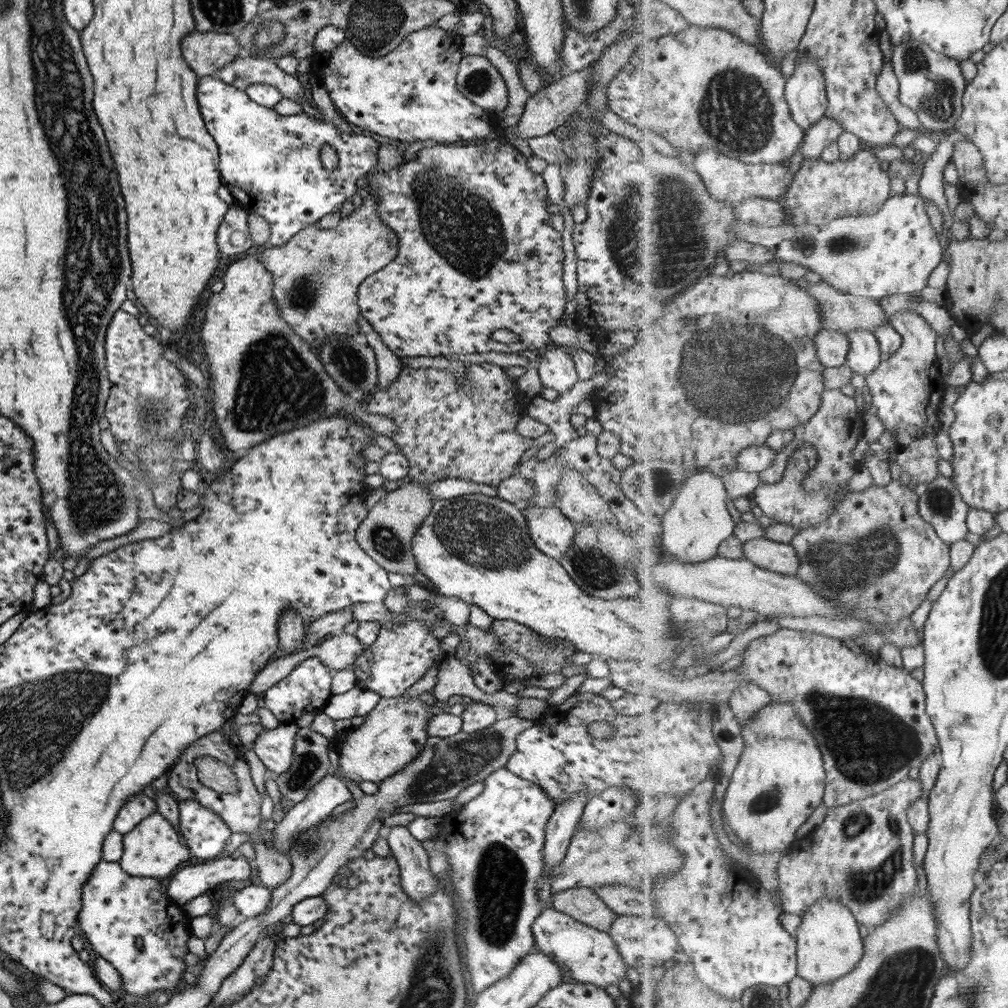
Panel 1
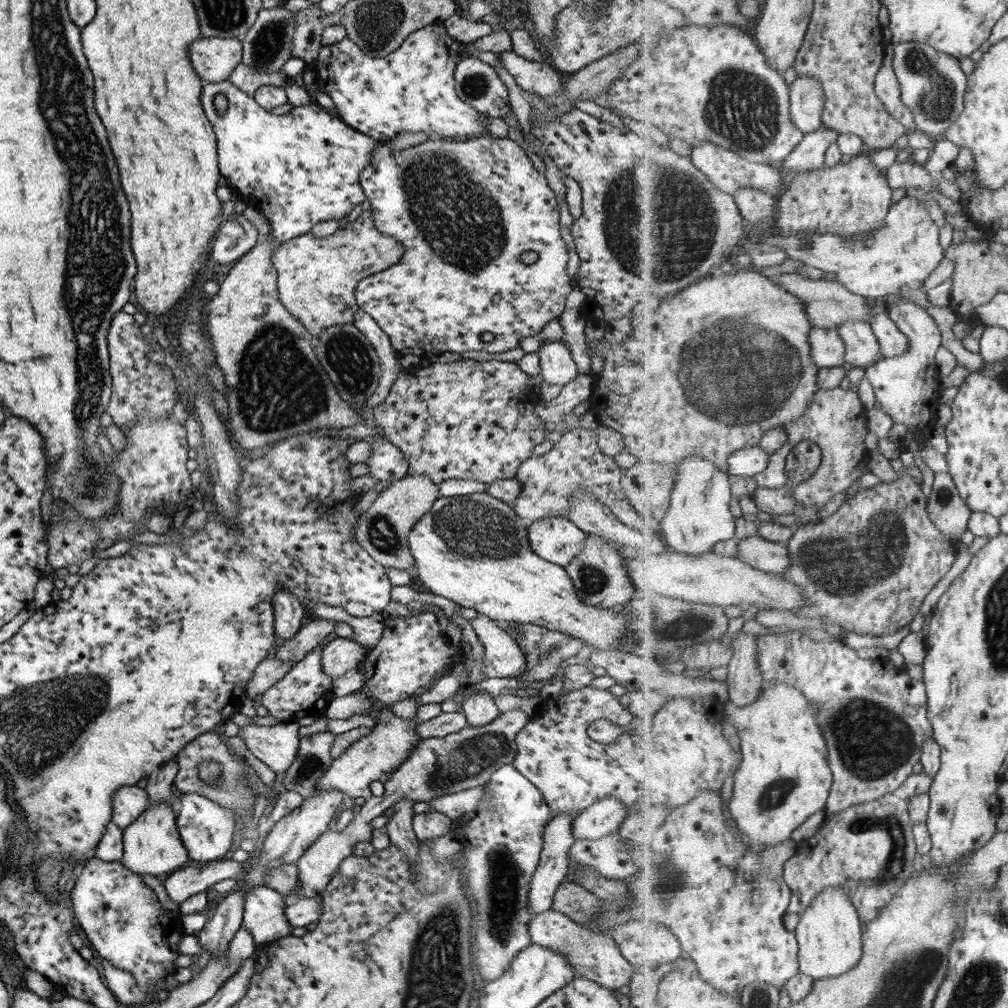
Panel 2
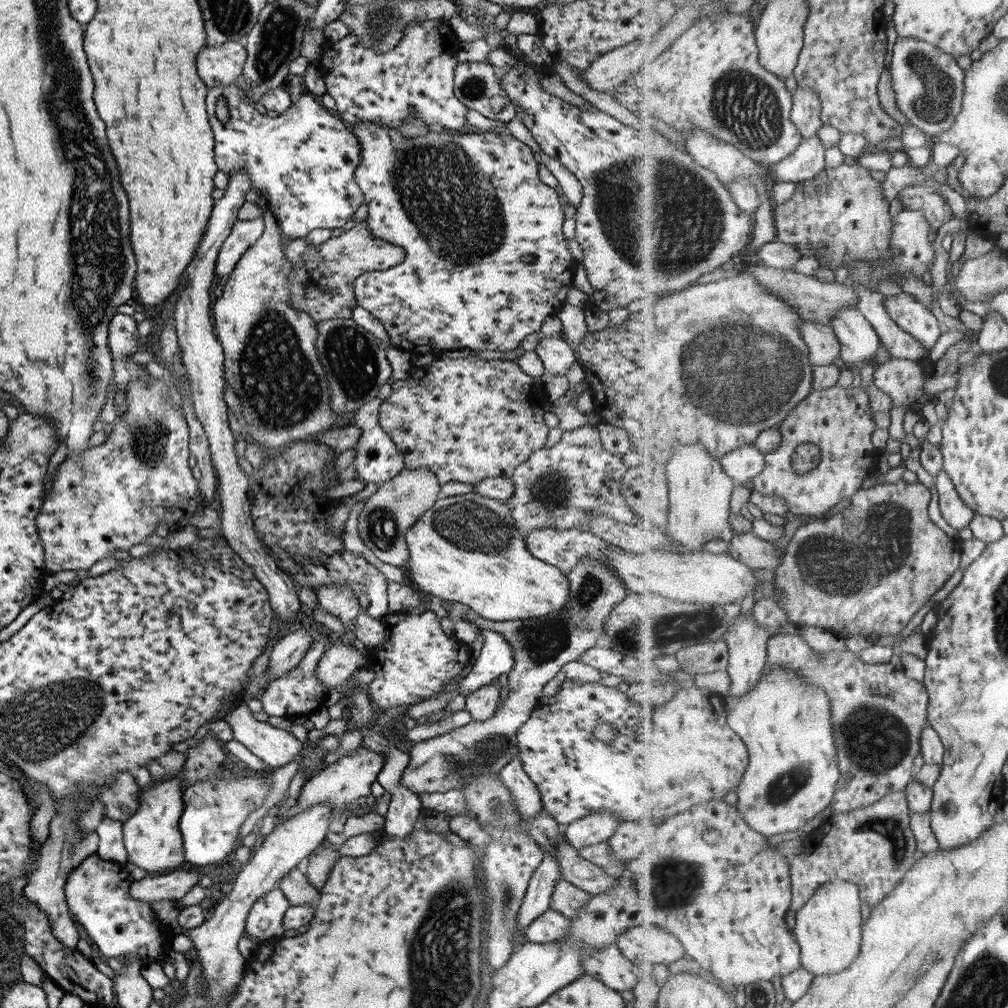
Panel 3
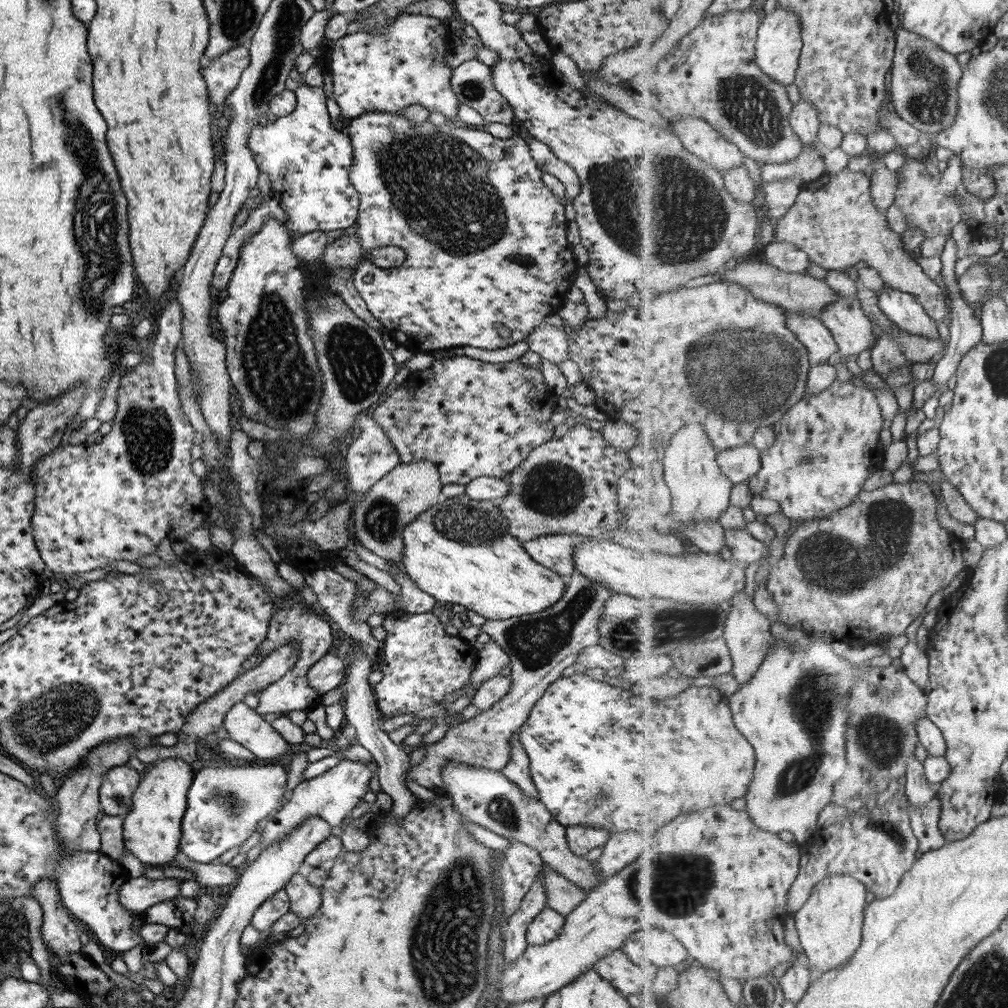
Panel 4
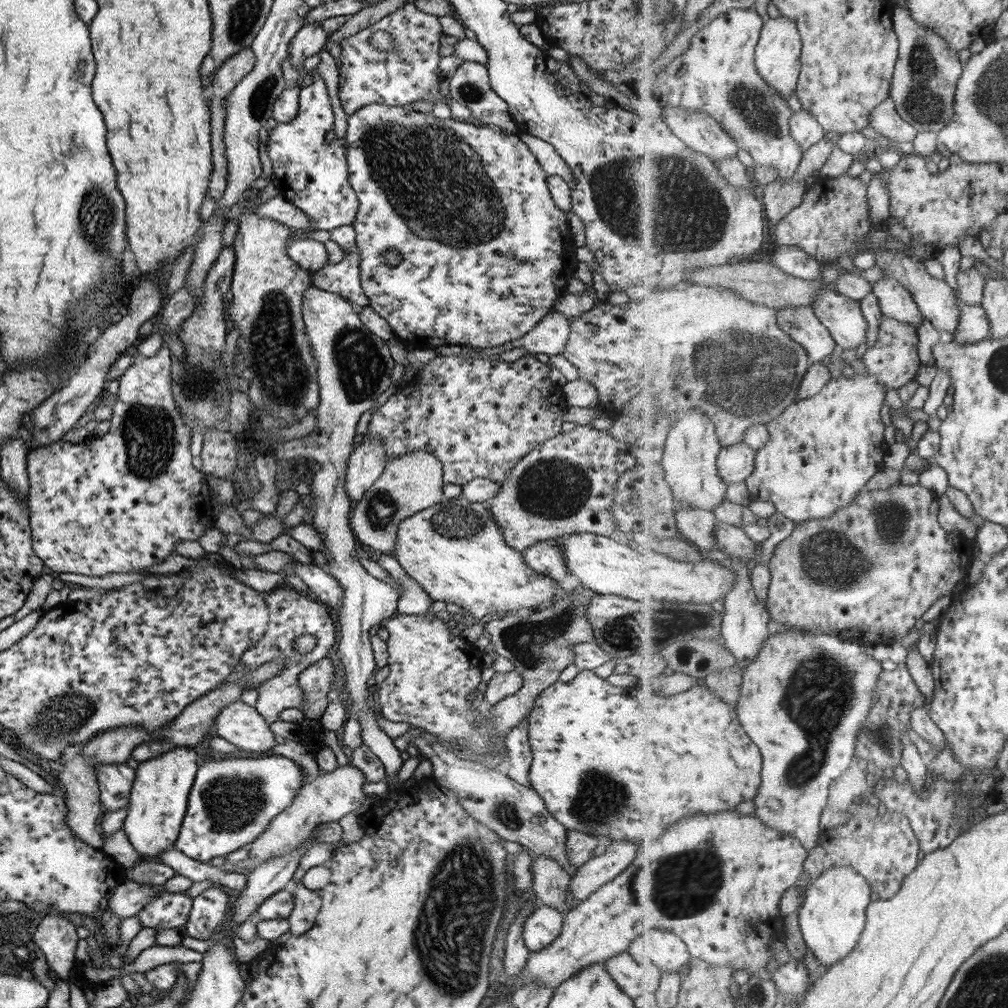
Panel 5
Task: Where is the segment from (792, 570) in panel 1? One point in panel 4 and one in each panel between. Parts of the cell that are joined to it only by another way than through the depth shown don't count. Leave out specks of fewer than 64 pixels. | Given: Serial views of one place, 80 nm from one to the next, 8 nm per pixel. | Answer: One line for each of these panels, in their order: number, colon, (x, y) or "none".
2: (766, 555)
3: (748, 548)
4: (745, 548)

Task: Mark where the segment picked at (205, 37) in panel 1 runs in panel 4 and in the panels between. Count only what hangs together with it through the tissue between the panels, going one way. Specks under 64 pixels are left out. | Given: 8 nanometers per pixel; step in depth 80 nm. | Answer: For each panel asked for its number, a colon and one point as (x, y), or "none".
2: (213, 59)
3: (218, 66)
4: (221, 74)

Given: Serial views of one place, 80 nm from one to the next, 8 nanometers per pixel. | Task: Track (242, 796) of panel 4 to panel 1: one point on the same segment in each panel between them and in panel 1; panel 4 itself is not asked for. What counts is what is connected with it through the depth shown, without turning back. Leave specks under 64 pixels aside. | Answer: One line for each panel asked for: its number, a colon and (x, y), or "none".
1: (205, 834)
2: (205, 829)
3: (212, 812)

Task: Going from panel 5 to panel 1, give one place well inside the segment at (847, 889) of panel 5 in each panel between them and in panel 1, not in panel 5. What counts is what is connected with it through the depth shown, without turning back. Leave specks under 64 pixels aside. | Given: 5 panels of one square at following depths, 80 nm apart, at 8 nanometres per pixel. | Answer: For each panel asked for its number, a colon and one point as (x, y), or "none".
1: (830, 946)
2: (829, 932)
3: (829, 928)
4: (830, 924)

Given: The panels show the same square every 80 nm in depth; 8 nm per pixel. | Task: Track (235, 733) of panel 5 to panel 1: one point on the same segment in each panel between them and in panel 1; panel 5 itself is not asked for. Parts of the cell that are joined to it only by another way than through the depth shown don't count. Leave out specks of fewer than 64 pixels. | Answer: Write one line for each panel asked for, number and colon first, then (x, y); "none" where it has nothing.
1: (274, 748)
2: (275, 746)
3: (276, 748)
4: (242, 725)

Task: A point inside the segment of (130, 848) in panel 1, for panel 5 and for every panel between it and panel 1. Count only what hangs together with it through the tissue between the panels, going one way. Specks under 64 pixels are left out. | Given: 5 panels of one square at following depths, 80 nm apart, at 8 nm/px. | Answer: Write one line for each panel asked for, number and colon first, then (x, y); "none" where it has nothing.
2: (151, 845)
3: (150, 836)
4: (151, 831)
5: (157, 802)

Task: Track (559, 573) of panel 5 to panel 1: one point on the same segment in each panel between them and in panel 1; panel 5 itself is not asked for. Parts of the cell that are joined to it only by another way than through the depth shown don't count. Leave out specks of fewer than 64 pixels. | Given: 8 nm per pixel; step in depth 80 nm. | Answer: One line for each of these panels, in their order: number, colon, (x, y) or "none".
1: (552, 533)
2: (555, 539)
3: (562, 548)
4: (555, 551)

